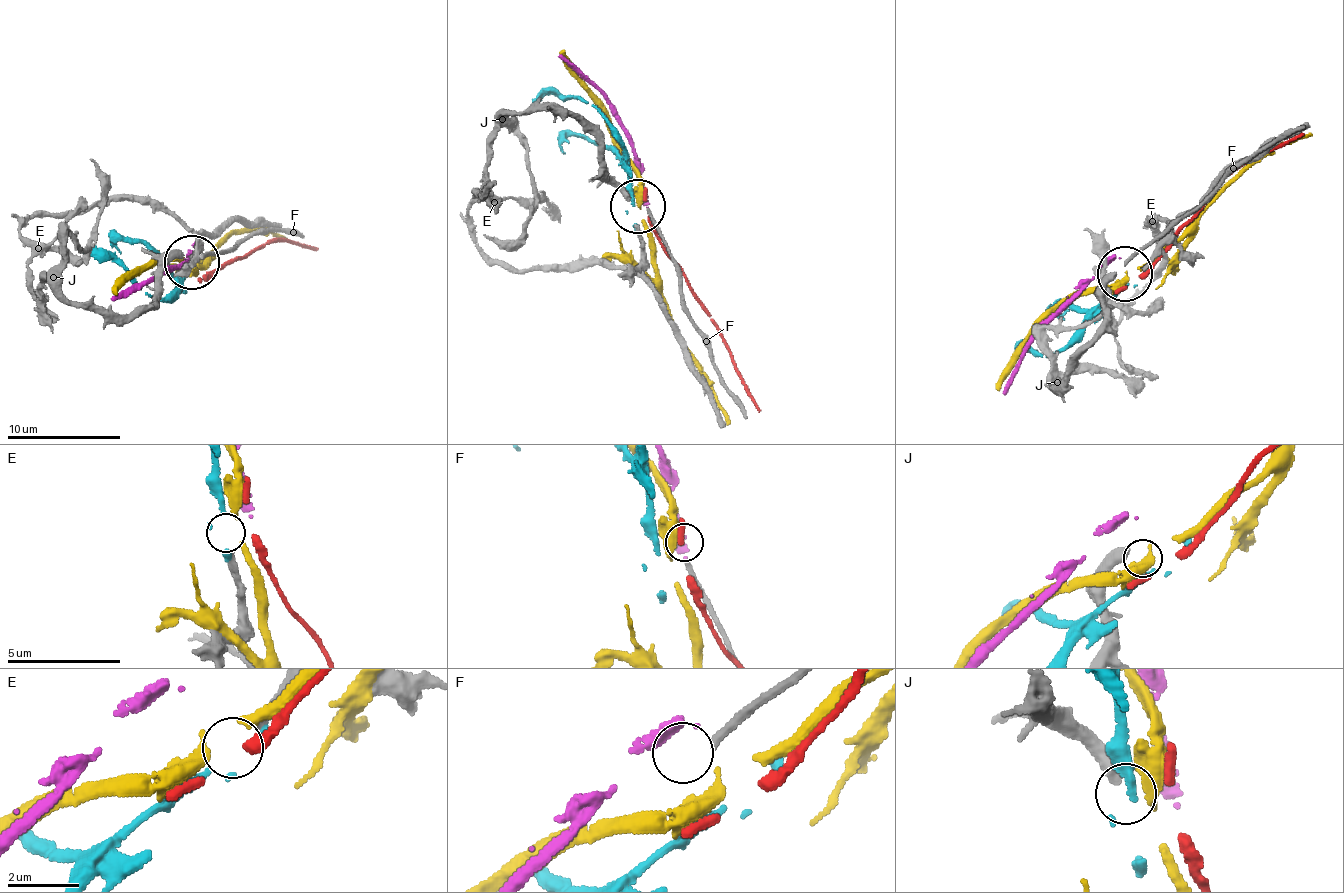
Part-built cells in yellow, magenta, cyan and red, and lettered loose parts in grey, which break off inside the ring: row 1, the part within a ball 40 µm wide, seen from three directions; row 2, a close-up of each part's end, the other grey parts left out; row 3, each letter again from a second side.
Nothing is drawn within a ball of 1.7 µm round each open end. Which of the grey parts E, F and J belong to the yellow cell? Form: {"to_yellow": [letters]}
{"to_yellow": ["J"]}

